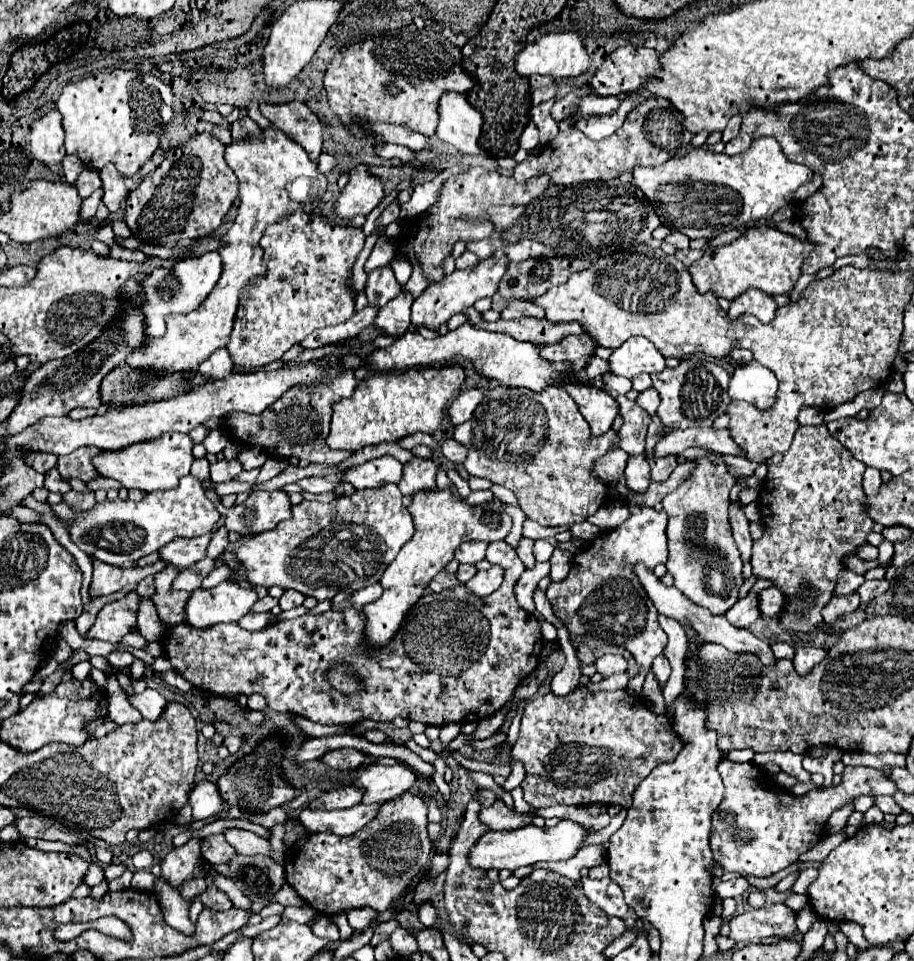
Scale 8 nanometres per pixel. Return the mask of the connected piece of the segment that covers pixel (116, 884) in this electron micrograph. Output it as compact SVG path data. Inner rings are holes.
M126 870L122 876L110 880L108 886L110 886L110 890L126 890L126 888L130 888L130 880L132 880L132 872Z

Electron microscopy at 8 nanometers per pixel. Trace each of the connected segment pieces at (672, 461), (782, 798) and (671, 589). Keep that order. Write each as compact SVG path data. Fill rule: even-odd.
M676 456L670 458L650 458L650 480L652 482L664 482L672 470L676 468Z
M722 760L718 772L724 780L724 800L712 814L710 848L714 858L722 864L724 872L738 872L750 876L772 876L808 852L824 834L826 822L834 810L844 806L850 798L870 794L894 796L896 786L876 768L846 766L842 782L834 788L816 788L804 796L792 796L788 790L778 788L774 780L756 764L740 764Z
M638 562L634 566L634 574L638 576L644 592L648 594L648 598L656 606L658 614L664 614L668 618L674 618L676 622L680 622L680 626L690 626L696 632L696 642L716 642L716 644L722 644L724 648L728 648L730 652L738 652L738 654L740 652L752 652L752 654L758 654L762 658L762 664L764 666L768 666L770 662L776 660L774 654L772 654L772 650L770 650L770 646L764 640L756 638L748 630L742 630L742 628L732 626L726 616L714 616L714 614L710 614L706 608L702 608L702 606L694 604L692 600L688 600L676 586L664 586L660 582L660 578L650 568L646 568L642 562Z

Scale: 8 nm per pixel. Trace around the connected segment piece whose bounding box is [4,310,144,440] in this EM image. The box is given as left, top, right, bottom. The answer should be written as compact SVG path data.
M130 310L132 314L126 316L126 322L118 322L118 326L110 326L102 338L96 338L86 350L80 350L78 354L72 354L70 358L62 360L50 360L42 364L30 378L24 382L24 388L20 392L20 402L8 418L8 432L4 436L10 438L24 428L36 424L44 416L66 416L72 408L86 406L98 410L102 406L100 400L100 382L102 378L114 370L118 364L124 362L126 354L134 352L140 342L144 342L144 316L140 310Z

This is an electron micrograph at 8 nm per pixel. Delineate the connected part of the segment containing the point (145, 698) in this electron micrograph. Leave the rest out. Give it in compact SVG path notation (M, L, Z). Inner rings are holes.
M148 688L148 690L142 692L142 694L132 696L130 702L132 702L132 706L136 706L136 708L140 710L140 714L142 714L146 720L150 720L150 722L156 722L156 720L162 716L162 712L166 710L166 698L164 698L162 694L158 694L156 690L152 690L152 688Z

